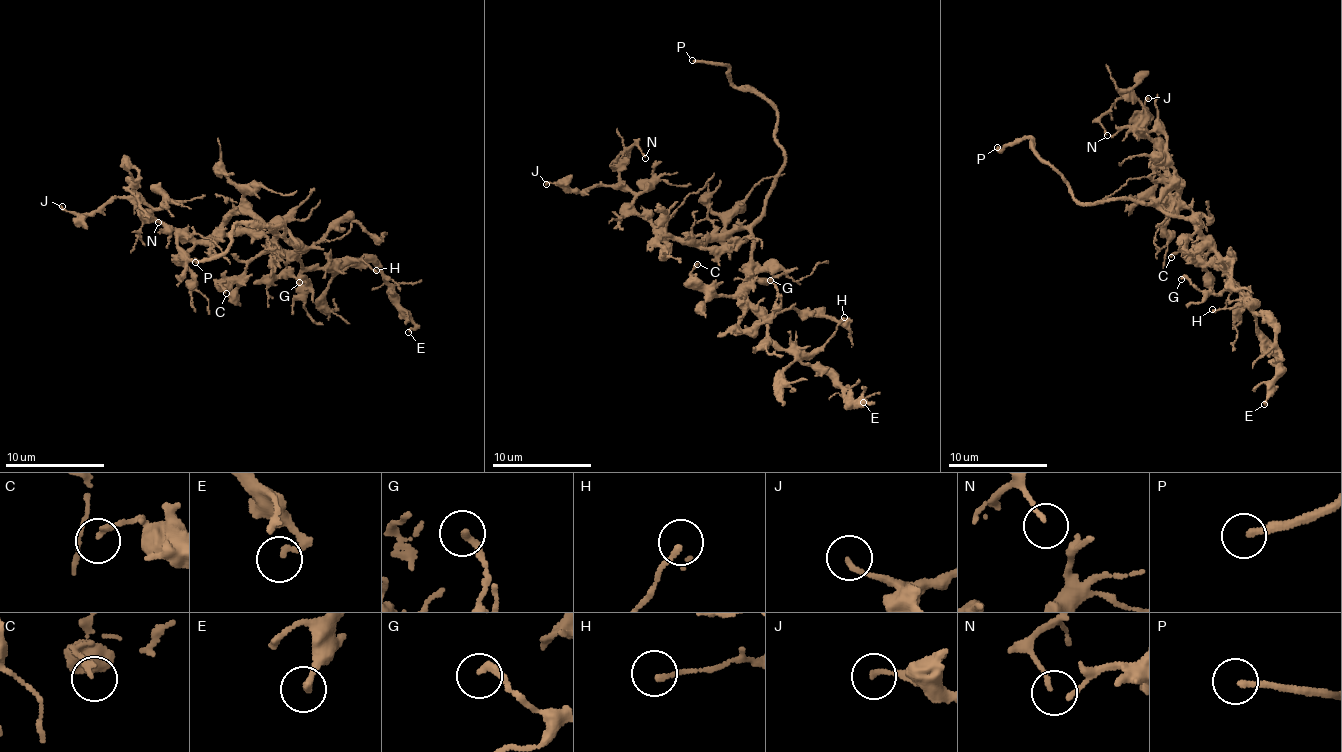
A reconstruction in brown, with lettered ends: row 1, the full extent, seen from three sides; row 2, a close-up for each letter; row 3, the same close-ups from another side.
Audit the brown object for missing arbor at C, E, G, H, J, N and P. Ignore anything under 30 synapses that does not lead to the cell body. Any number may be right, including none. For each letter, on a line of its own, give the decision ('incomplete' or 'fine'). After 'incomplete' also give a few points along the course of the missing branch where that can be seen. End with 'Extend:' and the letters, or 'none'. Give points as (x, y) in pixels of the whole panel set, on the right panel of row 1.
C: fine
E: fine
G: fine
H: fine
J: fine
N: fine
P: incomplete
Extend: P

